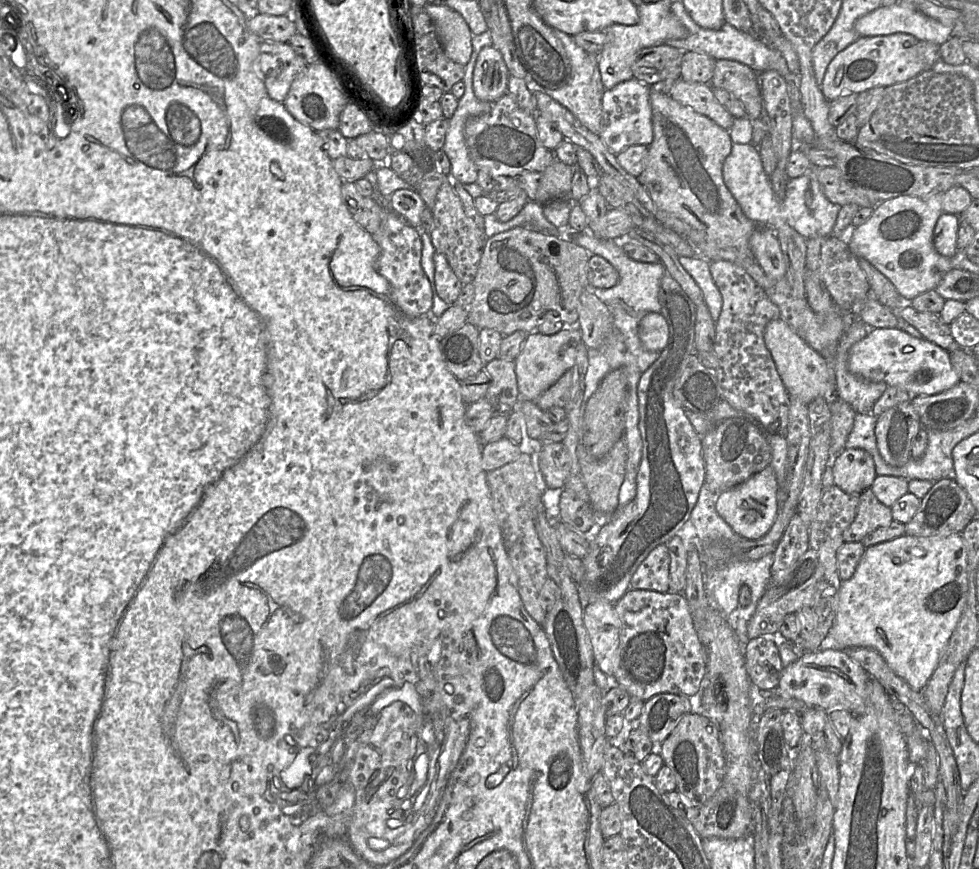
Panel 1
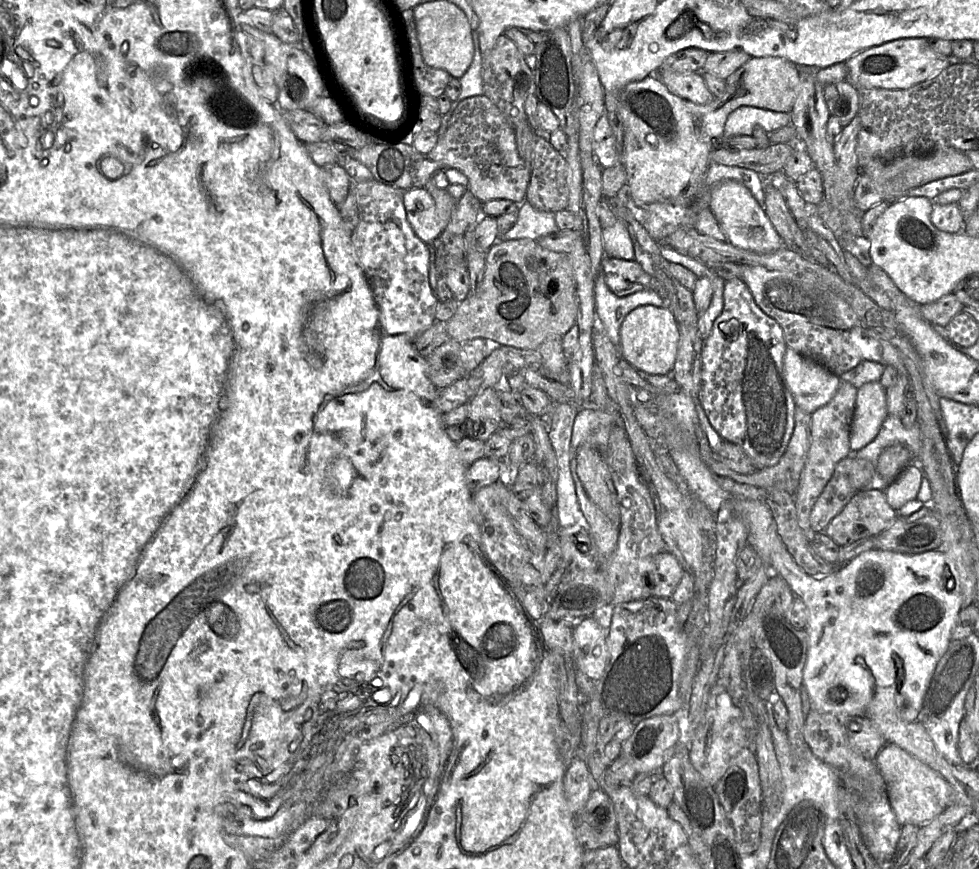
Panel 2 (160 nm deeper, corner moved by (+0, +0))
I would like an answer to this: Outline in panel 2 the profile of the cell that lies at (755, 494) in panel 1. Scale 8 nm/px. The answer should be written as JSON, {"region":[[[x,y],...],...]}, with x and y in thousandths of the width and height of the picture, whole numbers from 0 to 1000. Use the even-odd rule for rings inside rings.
{"region":[[[749,573],[750,589],[759,597],[764,605],[763,626],[766,627],[775,639],[777,644],[785,649],[791,657],[796,661],[807,674],[812,688],[818,689],[825,701],[825,719],[823,726],[825,728],[825,750],[824,758],[820,772],[819,789],[821,789],[825,801],[827,816],[849,822],[857,827],[860,832],[870,825],[882,825],[889,807],[893,804],[906,806],[912,808],[915,820],[924,830],[937,830],[937,825],[943,812],[943,807],[950,788],[955,769],[969,745],[971,739],[971,730],[977,718],[978,710],[982,700],[982,681],[981,677],[974,670],[969,654],[966,639],[959,632],[949,633],[937,638],[923,638],[900,632],[890,632],[879,636],[864,649],[858,652],[850,661],[842,664],[831,664],[822,659],[810,644],[803,629],[799,625],[794,610],[794,603],[790,590],[785,582],[775,574]],[[850,789],[863,789],[866,800],[860,801],[860,807],[856,810],[849,810],[844,803],[846,793]]]}

